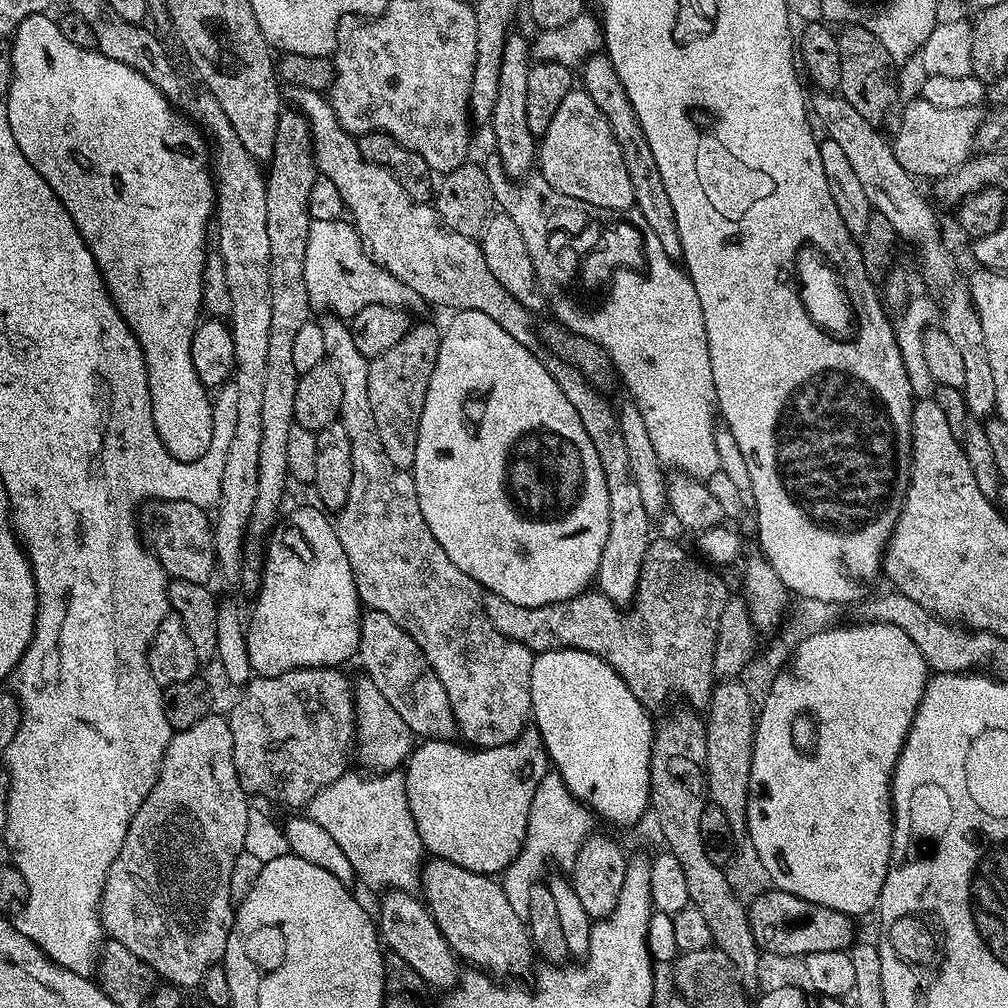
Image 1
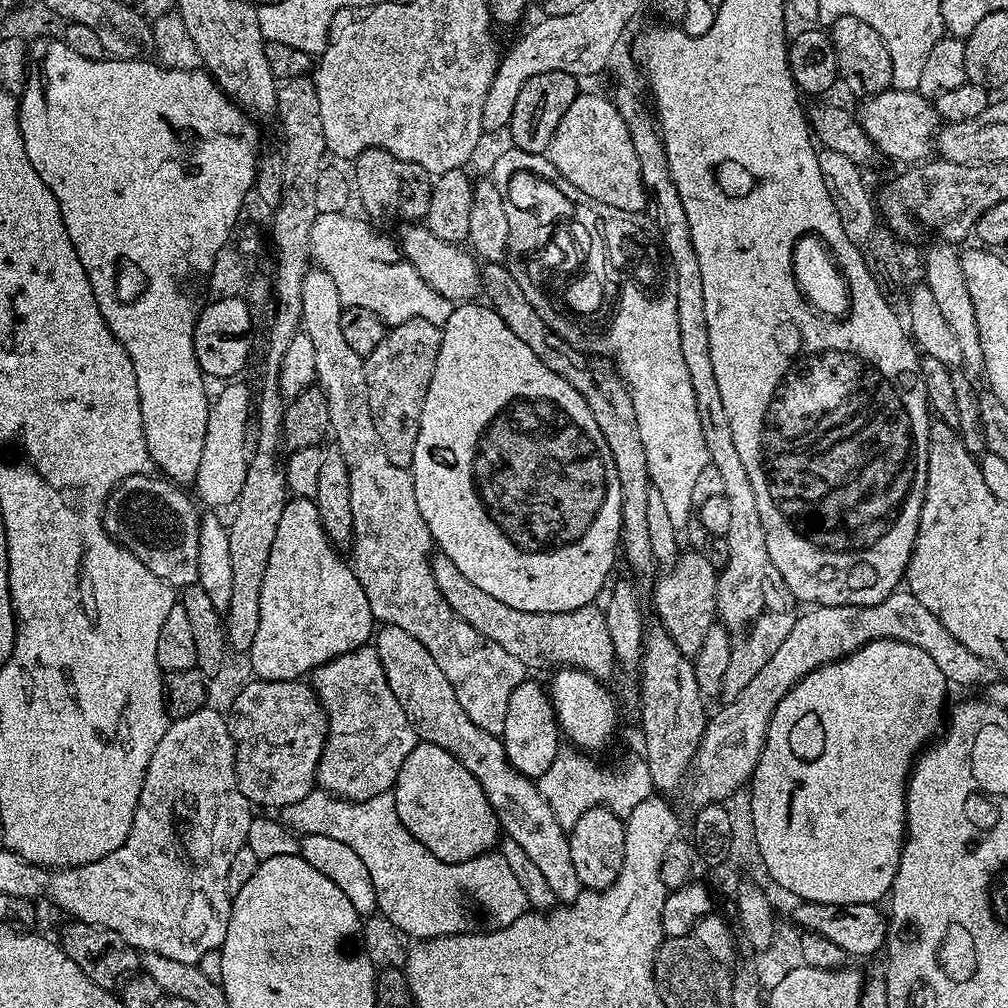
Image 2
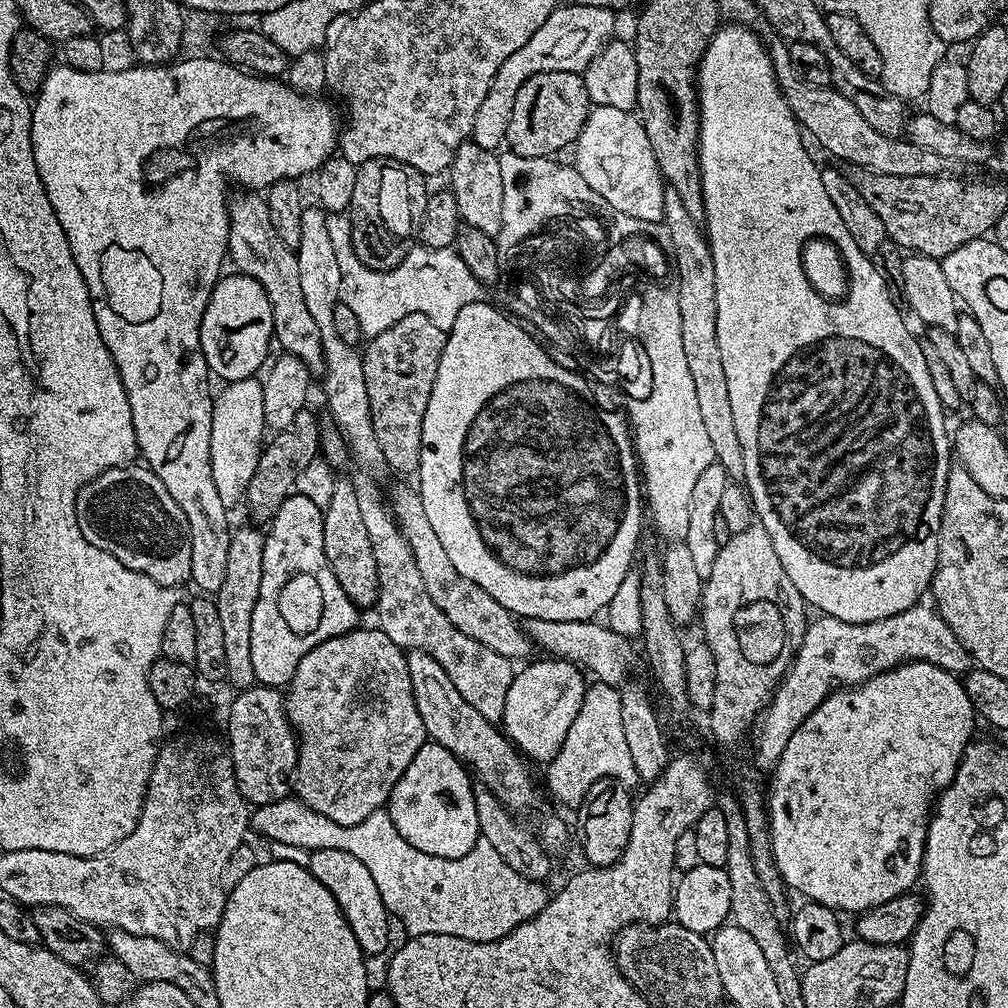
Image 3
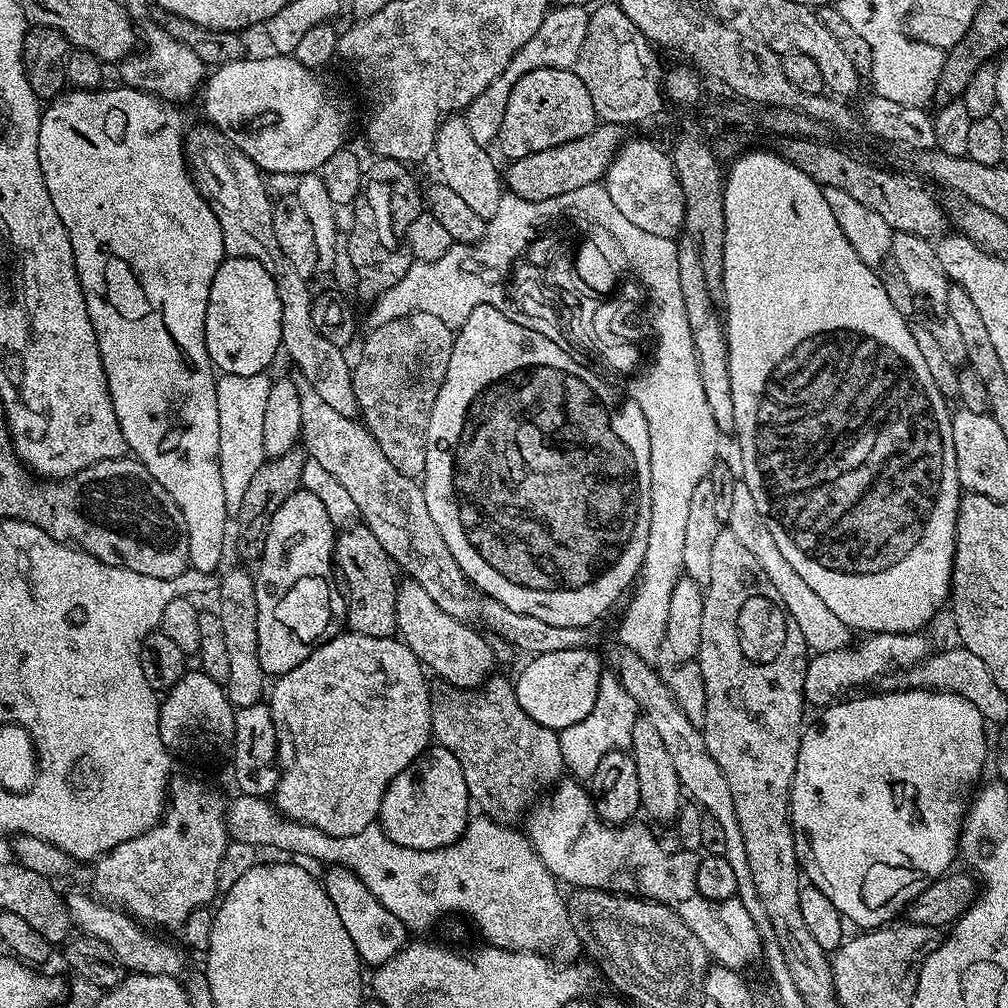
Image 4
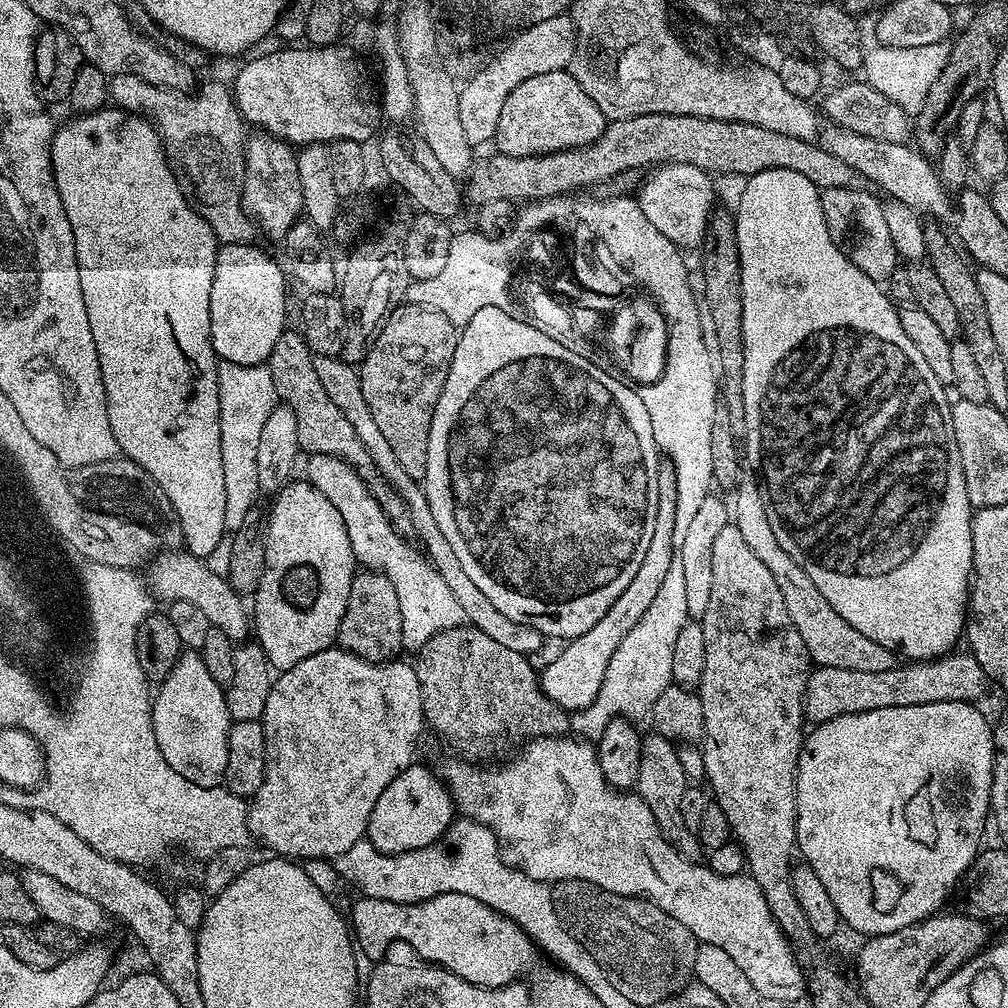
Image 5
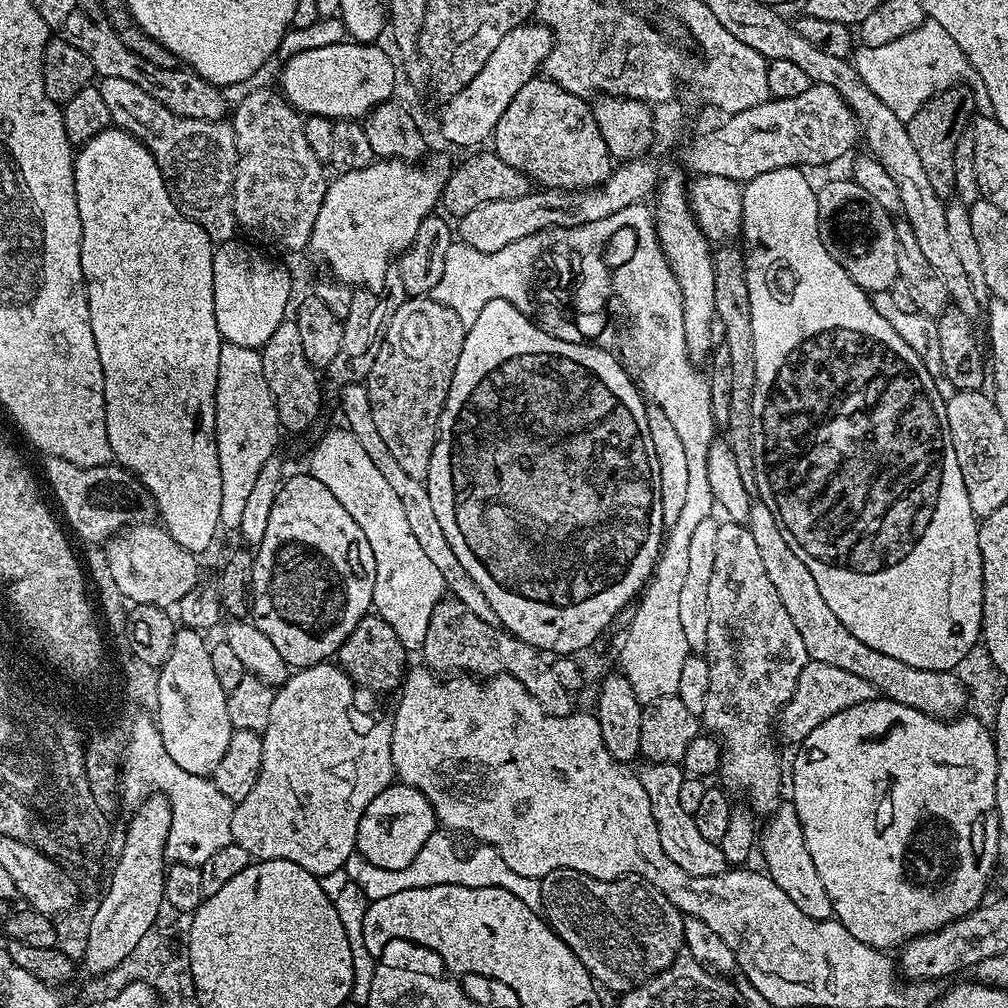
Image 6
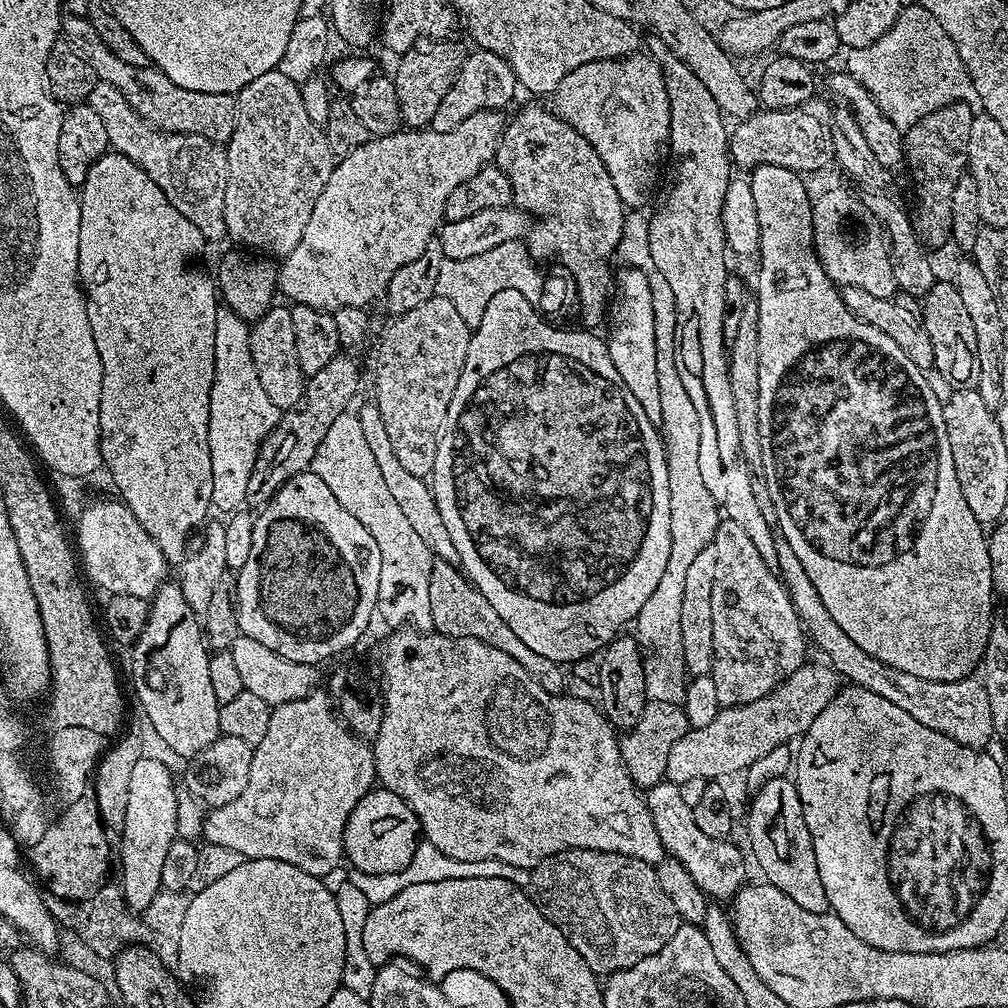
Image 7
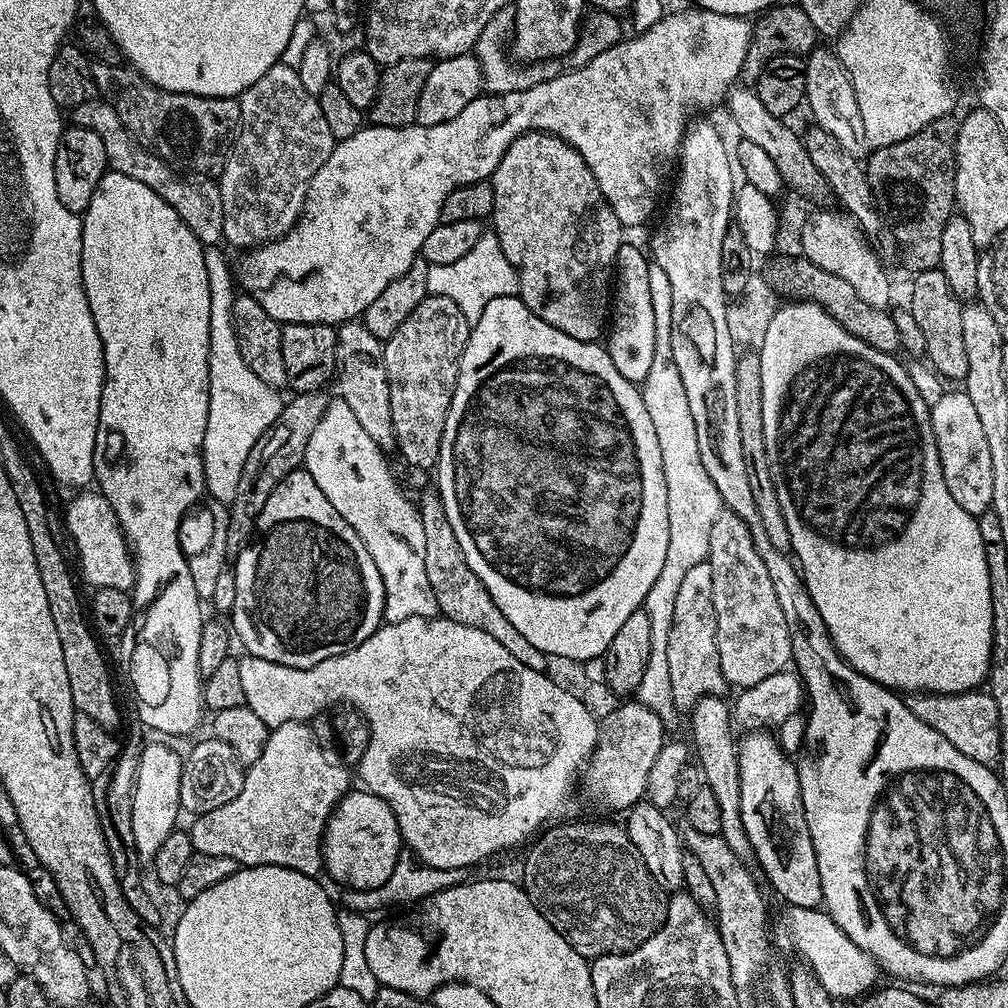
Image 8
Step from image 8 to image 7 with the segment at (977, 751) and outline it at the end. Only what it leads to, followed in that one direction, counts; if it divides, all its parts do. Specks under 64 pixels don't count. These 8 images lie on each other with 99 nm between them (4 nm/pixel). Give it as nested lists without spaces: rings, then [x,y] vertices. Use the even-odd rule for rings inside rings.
[[[782,538],[776,541],[774,568],[780,583],[787,589],[807,639],[816,643],[817,650],[825,656],[821,657],[835,670],[837,676],[848,684],[874,690],[878,698],[894,702],[894,706],[906,710],[906,714],[910,714],[910,718],[915,718],[917,722],[922,722],[922,726],[930,726],[930,730],[938,730],[938,734],[946,734],[946,738],[962,746],[983,749],[987,745],[984,743],[993,739],[989,699],[986,698],[986,690],[979,679],[930,682],[930,678],[914,678],[914,674],[906,674],[906,670],[894,670],[889,664],[870,658],[870,654],[866,654],[866,650],[862,650],[834,622],[834,618],[830,618],[830,612],[826,606],[822,606],[822,598],[818,598],[818,590],[814,590],[814,584],[810,582],[806,570],[802,570],[802,562],[798,562],[798,556]]]

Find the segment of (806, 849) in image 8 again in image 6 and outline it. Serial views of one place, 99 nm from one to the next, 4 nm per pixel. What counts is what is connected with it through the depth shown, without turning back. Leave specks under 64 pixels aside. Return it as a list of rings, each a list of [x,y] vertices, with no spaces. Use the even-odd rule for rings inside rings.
[[[782,802],[763,821],[758,832],[758,856],[764,859],[763,867],[770,879],[790,897],[790,902],[794,902],[798,910],[802,910],[802,914],[815,920],[833,919],[830,894],[826,894],[826,886],[822,886],[822,878],[814,867],[814,858],[810,858],[810,850],[806,850],[806,838],[795,804]]]

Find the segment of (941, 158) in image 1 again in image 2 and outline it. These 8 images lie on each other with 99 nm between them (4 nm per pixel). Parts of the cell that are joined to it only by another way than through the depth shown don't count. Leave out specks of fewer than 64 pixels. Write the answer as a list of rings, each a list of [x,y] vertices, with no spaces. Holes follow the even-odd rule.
[[[891,87],[861,104],[864,105],[858,111],[860,125],[881,157],[889,156],[904,164],[900,166],[915,166],[933,155],[936,133],[942,121],[936,113],[935,103],[930,102],[929,97],[918,90],[911,92]]]

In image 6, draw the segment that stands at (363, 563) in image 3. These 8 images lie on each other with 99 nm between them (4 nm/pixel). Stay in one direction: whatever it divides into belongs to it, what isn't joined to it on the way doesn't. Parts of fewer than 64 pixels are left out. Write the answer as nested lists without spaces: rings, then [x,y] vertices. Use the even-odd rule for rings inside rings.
[[[369,614],[367,616],[363,616],[363,618],[358,622],[358,626],[354,626],[354,630],[350,630],[350,638],[346,638],[346,642],[342,642],[342,646],[338,651],[336,651],[336,655],[334,657],[335,663],[338,667],[345,672],[345,674],[352,679],[353,684],[356,685],[357,689],[363,690],[364,688],[368,692],[392,692],[395,693],[397,689],[401,687],[402,681],[406,675],[406,667],[404,668],[404,663],[407,662],[408,656],[410,656],[409,649],[404,648],[402,646],[402,642],[398,642],[398,634],[394,634],[394,628],[382,619],[381,616],[375,614]]]

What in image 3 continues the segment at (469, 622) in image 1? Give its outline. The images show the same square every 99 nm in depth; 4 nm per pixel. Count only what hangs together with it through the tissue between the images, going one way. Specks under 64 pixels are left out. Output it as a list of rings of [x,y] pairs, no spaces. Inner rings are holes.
[[[319,206],[305,207],[302,214],[302,238],[300,239],[300,245],[294,250],[298,262],[298,279],[300,279],[302,285],[302,298],[306,302],[306,307],[310,309],[310,315],[314,318],[315,325],[318,326],[318,334],[322,336],[322,350],[324,351],[322,379],[324,379],[324,396],[328,399],[328,412],[333,418],[331,421],[344,435],[344,442],[348,446],[351,459],[353,461],[357,460],[361,468],[368,472],[371,468],[383,469],[385,462],[382,458],[382,450],[378,447],[378,438],[374,438],[374,422],[372,421],[370,402],[366,394],[363,355],[353,345],[342,342],[342,338],[338,338],[338,330],[334,330],[334,306],[340,303],[342,274],[338,270],[338,257],[334,255],[334,246],[330,243],[330,233],[326,230],[327,221],[328,216],[323,208]],[[372,476],[355,477],[354,480],[358,506],[362,509],[362,523],[366,526],[366,534],[370,534],[370,546],[374,546],[374,562],[378,562],[378,598],[374,613],[380,619],[380,631],[399,648],[430,654],[430,658],[446,670],[458,694],[462,694],[462,698],[466,698],[482,718],[500,722],[504,712],[506,716],[510,708],[508,691],[514,675],[513,661],[502,654],[494,654],[494,650],[482,646],[482,642],[474,642],[470,634],[462,634],[462,630],[454,627],[450,618],[434,606],[434,598],[426,594],[418,566],[414,566],[412,547],[400,533],[391,507],[380,501],[380,488],[375,482]]]

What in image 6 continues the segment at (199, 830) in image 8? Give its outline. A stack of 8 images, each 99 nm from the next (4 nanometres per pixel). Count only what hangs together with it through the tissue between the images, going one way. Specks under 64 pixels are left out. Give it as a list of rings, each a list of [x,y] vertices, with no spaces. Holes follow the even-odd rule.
[[[332,662],[293,671],[285,684],[276,688],[270,722],[262,733],[262,764],[254,790],[238,801],[230,818],[232,843],[242,846],[253,861],[294,862],[319,878],[345,867],[356,852],[358,822],[362,822],[366,806],[393,783],[396,774],[390,754],[391,719],[375,720],[370,713],[360,712],[356,695],[352,679]]]

